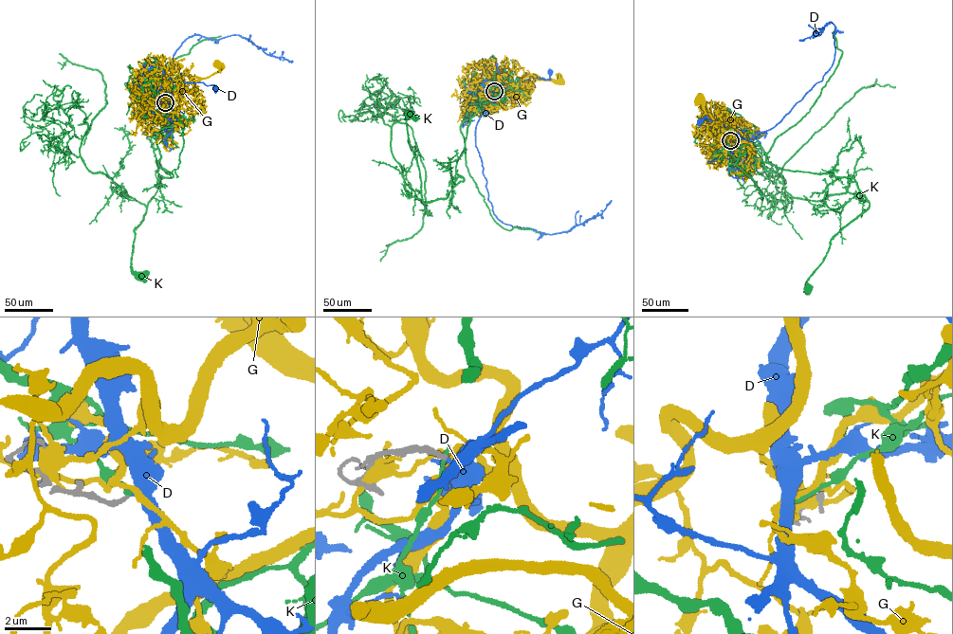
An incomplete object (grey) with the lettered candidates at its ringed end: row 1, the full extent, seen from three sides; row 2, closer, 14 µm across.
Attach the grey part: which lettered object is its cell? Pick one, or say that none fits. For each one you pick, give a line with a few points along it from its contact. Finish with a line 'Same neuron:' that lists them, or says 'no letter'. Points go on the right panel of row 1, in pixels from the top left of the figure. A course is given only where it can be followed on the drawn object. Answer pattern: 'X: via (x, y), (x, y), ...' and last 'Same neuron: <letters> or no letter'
D: via (730, 140), (731, 130), (705, 119), (705, 116), (700, 121)
Same neuron: D

